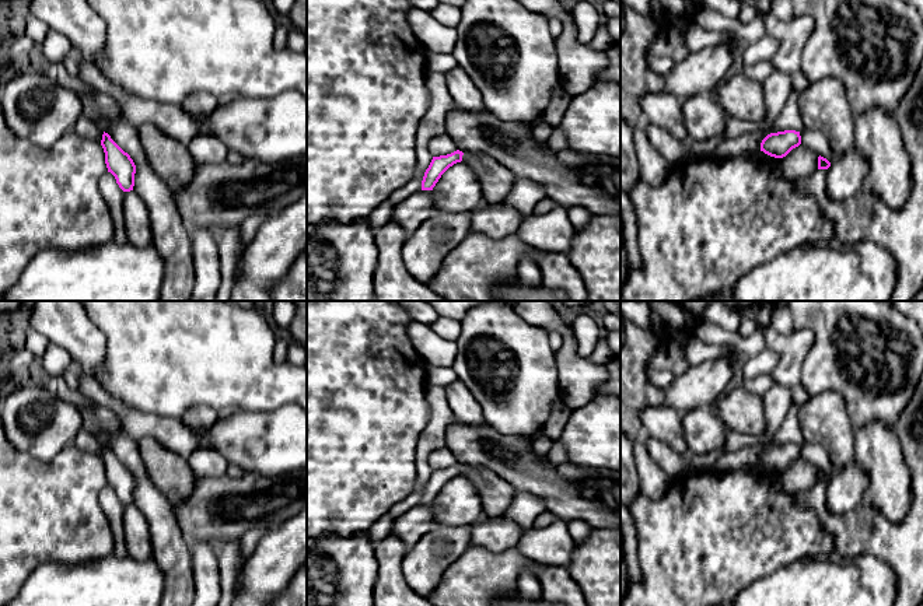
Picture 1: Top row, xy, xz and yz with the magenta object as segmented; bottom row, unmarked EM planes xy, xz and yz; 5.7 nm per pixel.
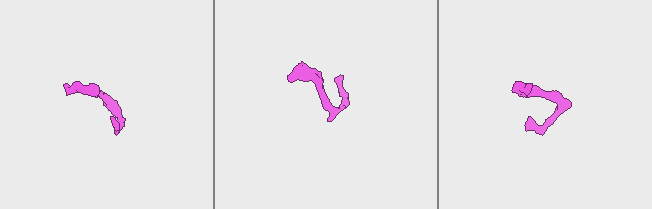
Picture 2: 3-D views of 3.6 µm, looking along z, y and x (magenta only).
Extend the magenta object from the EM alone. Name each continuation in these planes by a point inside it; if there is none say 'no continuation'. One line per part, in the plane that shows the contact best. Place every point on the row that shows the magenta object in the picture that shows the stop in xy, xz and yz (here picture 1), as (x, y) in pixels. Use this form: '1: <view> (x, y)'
no continuation

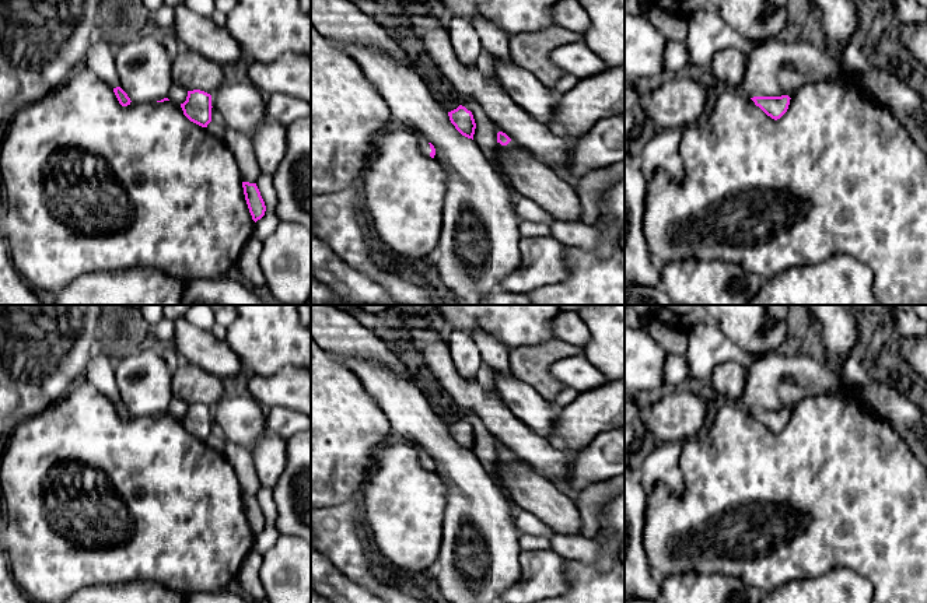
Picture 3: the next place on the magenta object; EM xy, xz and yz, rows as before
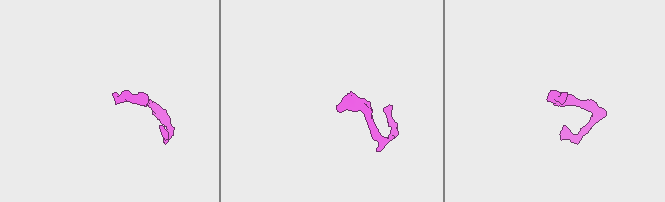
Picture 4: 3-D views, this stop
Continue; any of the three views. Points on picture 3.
1: xz (424, 147)

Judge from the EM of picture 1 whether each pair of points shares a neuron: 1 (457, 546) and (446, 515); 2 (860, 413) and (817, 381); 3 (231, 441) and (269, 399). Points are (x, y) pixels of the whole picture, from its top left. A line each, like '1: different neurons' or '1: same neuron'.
1: different neurons
2: same neuron
3: different neurons

